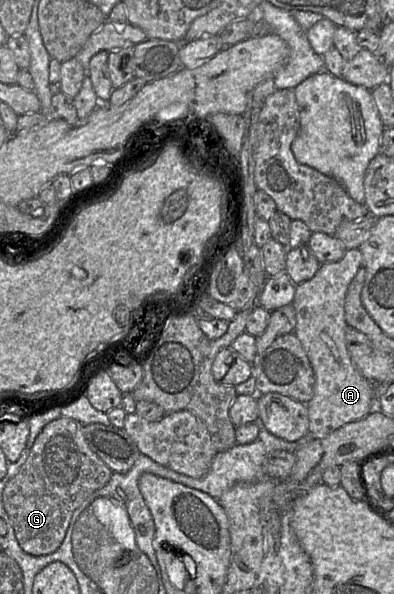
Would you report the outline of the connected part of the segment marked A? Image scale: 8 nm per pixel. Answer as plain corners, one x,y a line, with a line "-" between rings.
347,249
341,260
321,264
313,278
295,288
292,303
296,311
294,334
302,343
315,374
314,395
306,404
309,436
313,438
325,438
343,425
364,418
376,407
375,384
355,367
346,345
346,294
362,266
361,251

